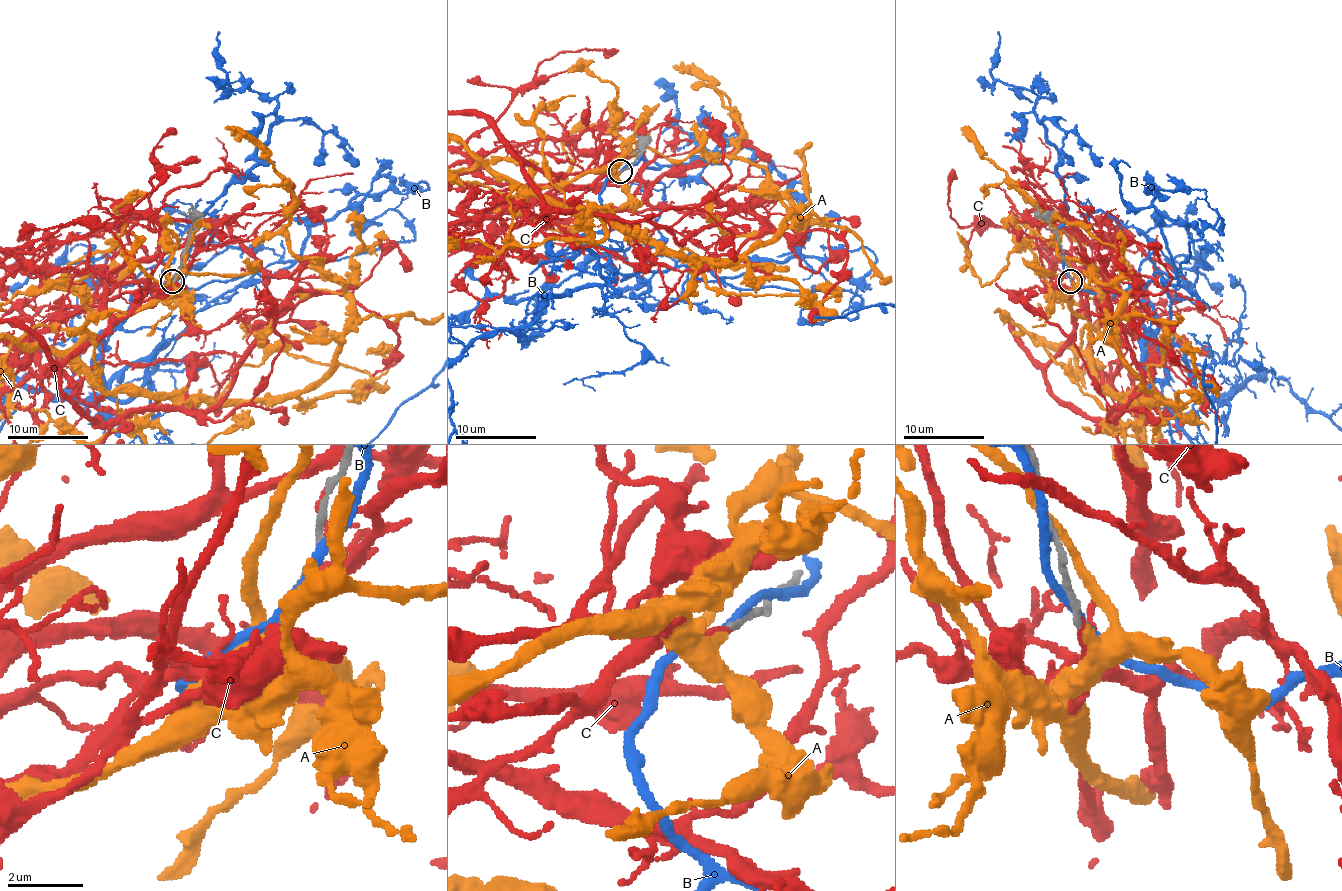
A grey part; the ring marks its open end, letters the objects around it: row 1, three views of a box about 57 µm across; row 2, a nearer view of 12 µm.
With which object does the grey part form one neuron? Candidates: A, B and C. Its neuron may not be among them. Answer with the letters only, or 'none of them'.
none of them

